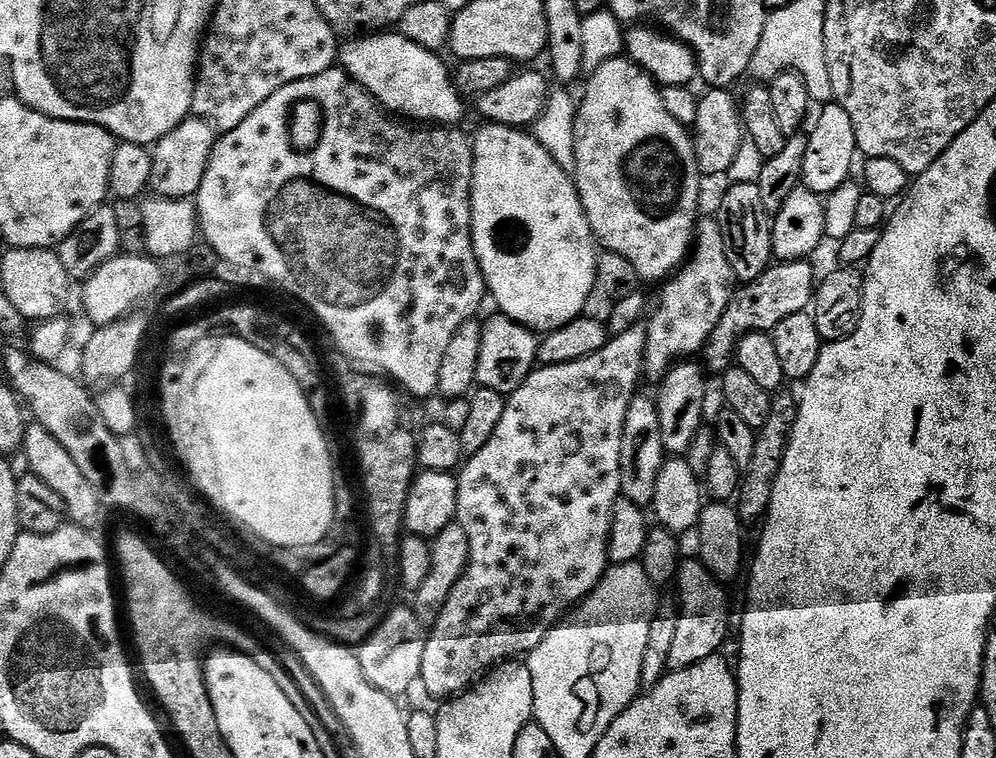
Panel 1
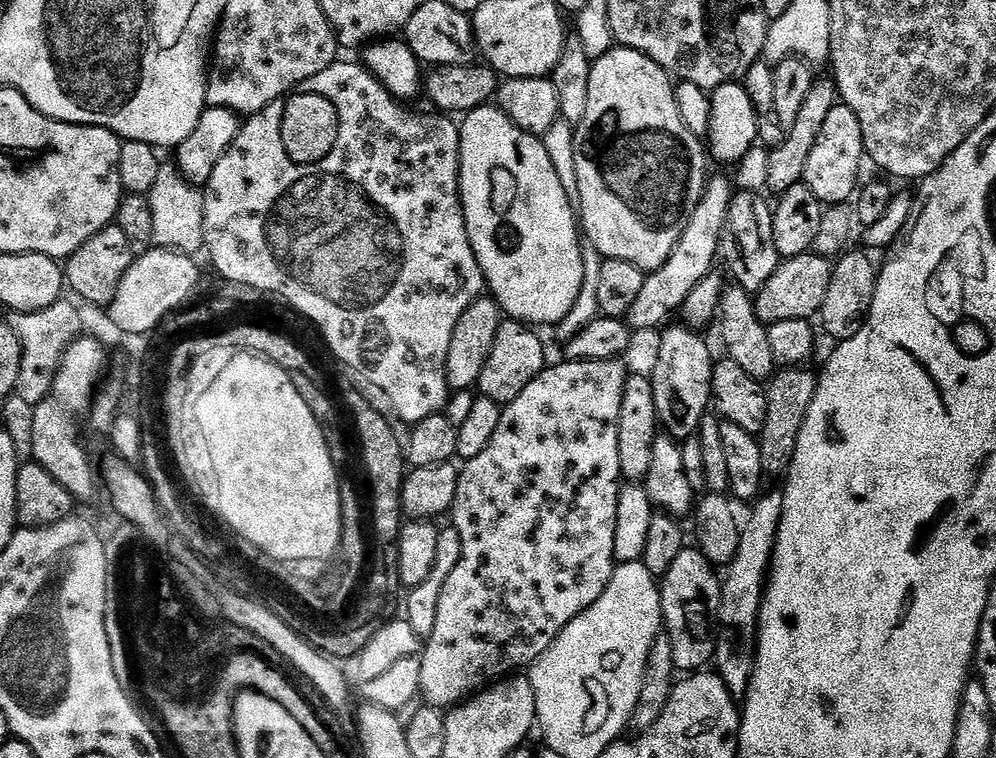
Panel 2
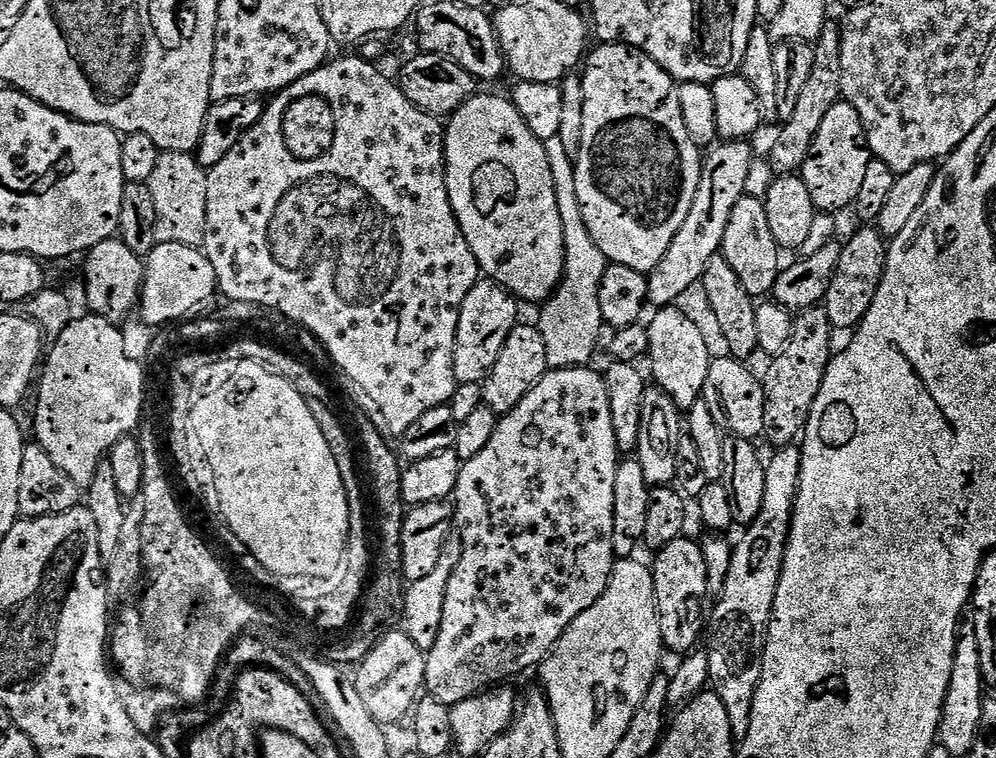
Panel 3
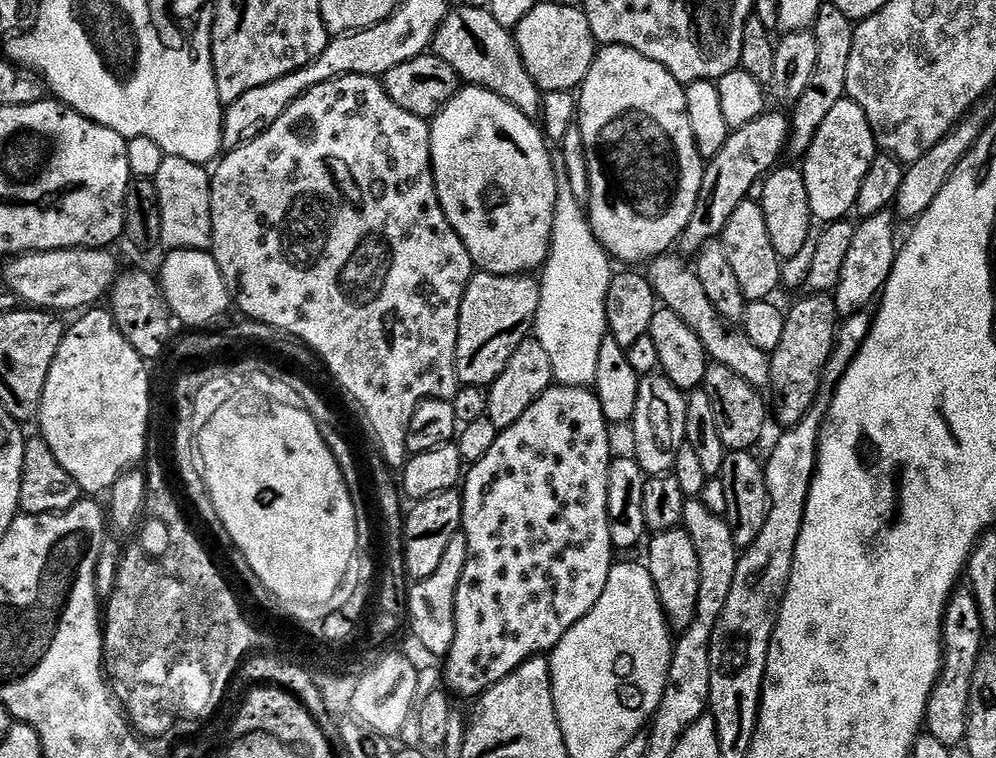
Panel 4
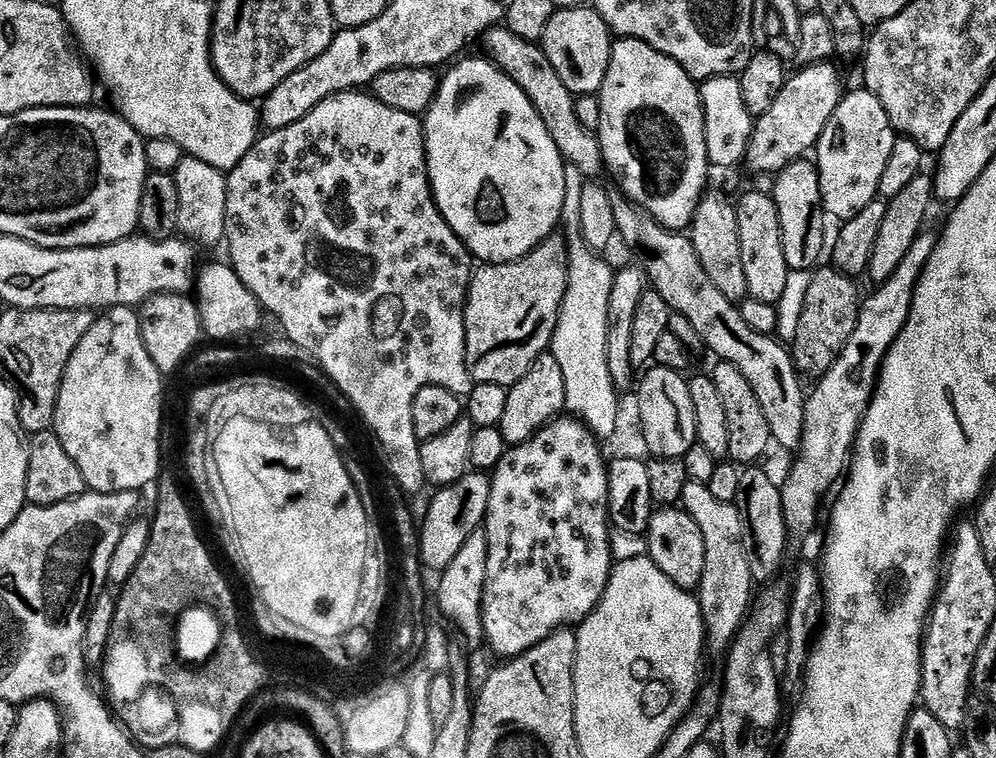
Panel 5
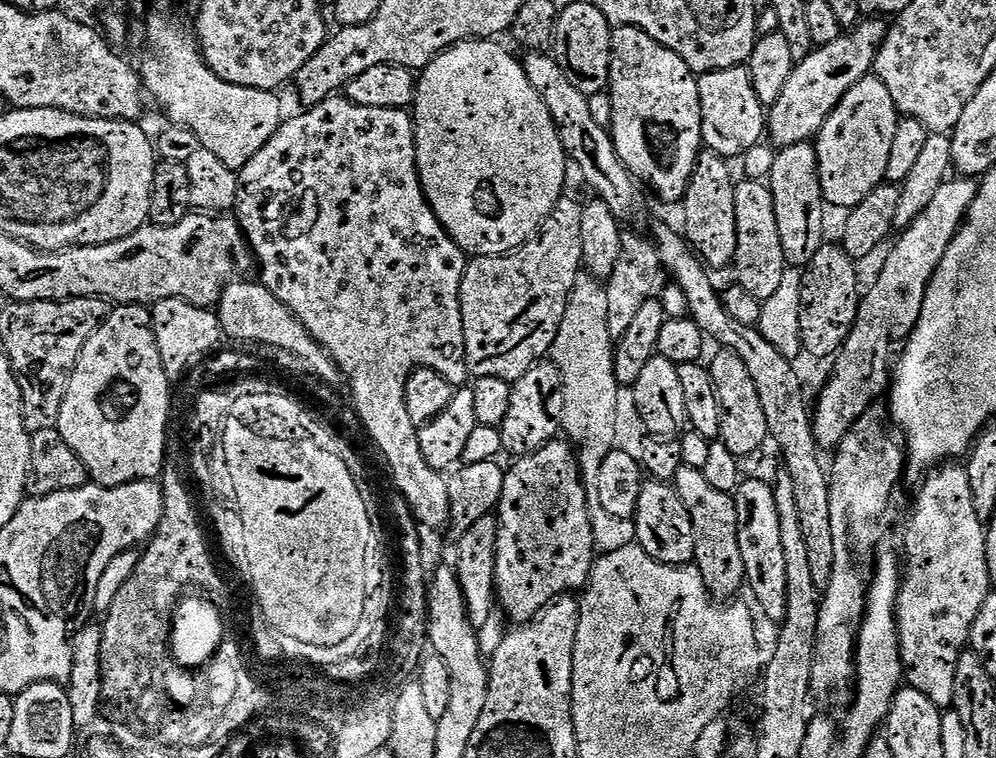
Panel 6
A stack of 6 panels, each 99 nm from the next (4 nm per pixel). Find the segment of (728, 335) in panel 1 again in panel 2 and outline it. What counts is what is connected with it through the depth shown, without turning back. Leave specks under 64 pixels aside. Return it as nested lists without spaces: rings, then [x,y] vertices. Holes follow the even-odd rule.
[[[805,254],[787,257],[774,270],[774,274],[755,293],[754,303],[758,318],[765,325],[783,320],[811,321],[819,313],[822,302],[826,302],[826,290],[830,290],[833,261],[827,256]]]

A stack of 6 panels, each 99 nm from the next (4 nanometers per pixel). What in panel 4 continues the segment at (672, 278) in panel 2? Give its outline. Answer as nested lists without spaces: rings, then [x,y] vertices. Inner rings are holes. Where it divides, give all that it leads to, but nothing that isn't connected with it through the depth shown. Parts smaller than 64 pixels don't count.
[[[768,110],[754,122],[735,129],[729,135],[726,146],[722,146],[722,150],[718,150],[718,154],[707,161],[696,209],[678,241],[681,253],[699,253],[705,244],[713,243],[723,233],[726,222],[730,222],[730,214],[738,210],[738,206],[751,193],[748,191],[752,187],[755,189],[758,181],[777,167],[779,160],[776,159],[780,152],[782,156],[788,142],[789,127],[787,115]]]

